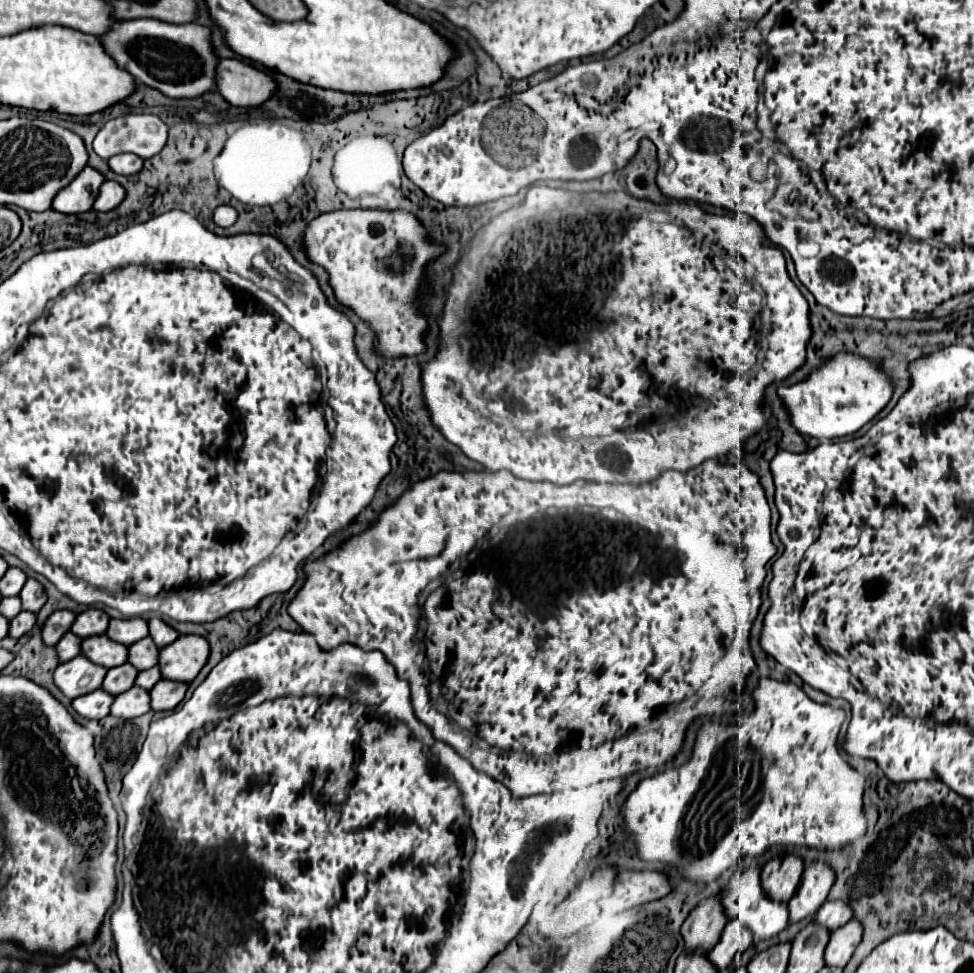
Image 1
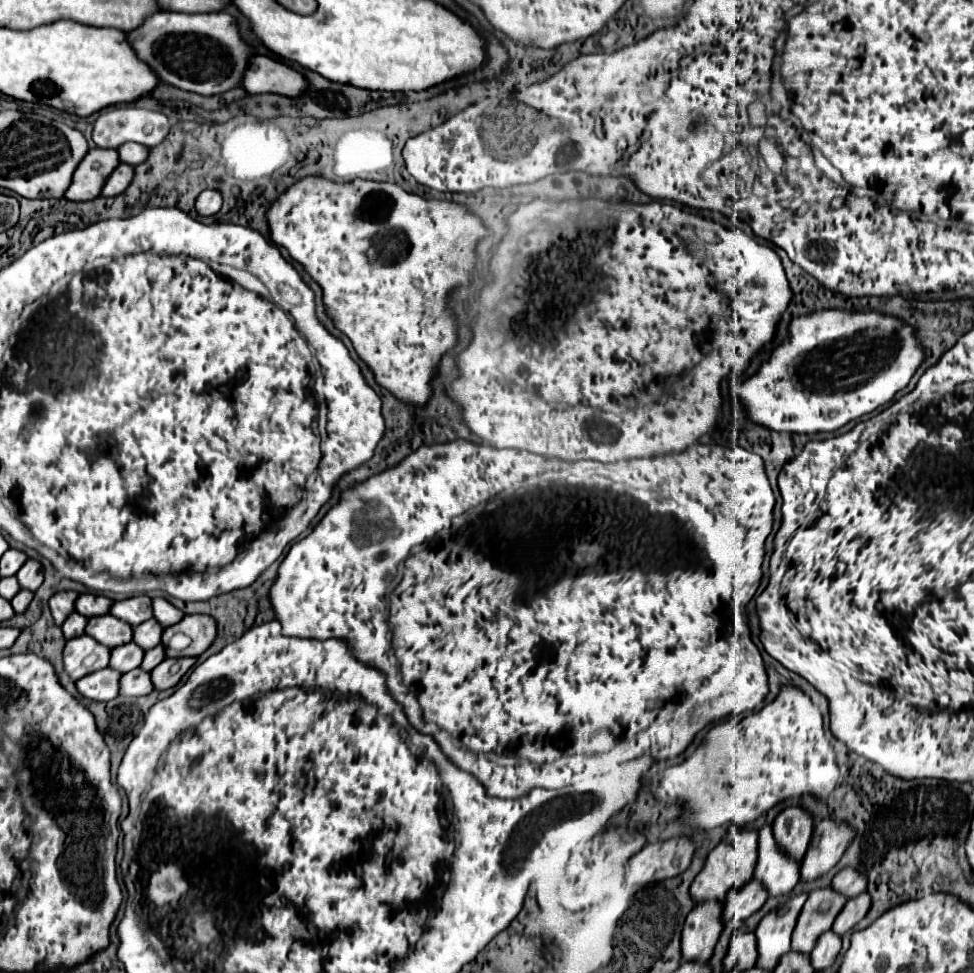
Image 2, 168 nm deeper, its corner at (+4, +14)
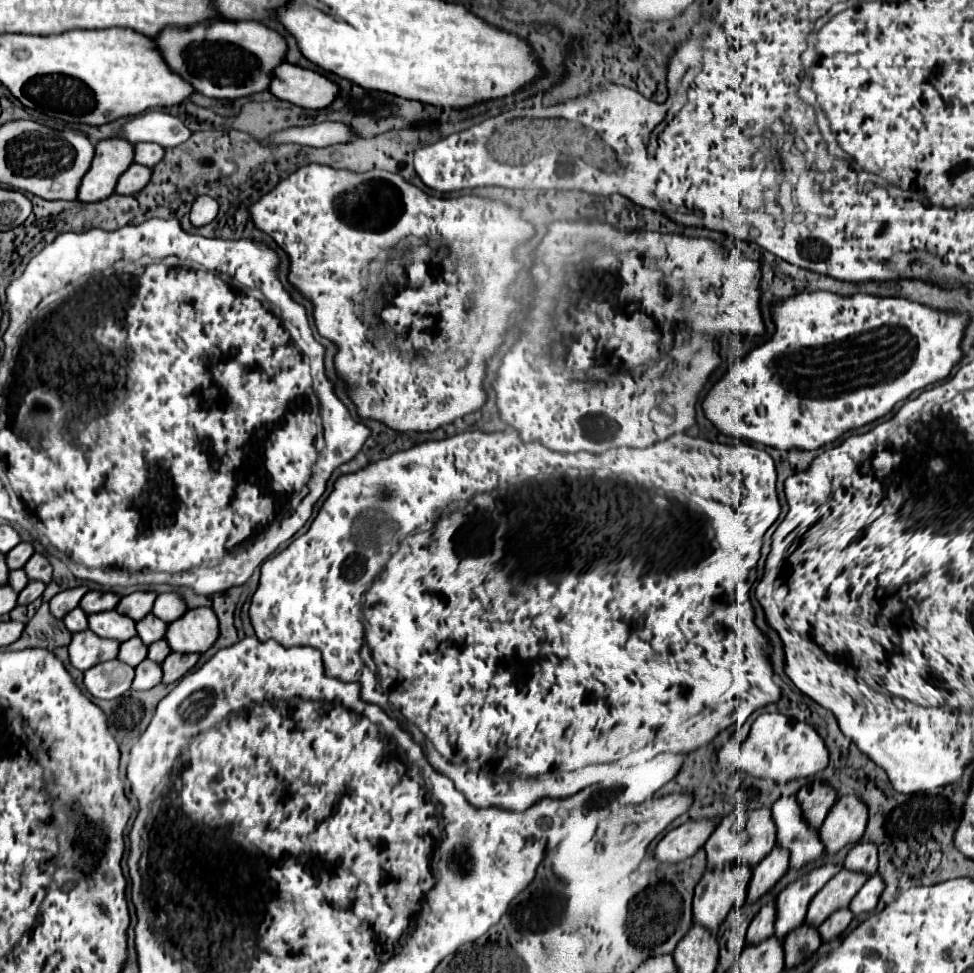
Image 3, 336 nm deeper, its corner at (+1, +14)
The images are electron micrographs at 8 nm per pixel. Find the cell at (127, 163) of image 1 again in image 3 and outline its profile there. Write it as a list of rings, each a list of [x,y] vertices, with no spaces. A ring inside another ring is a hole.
[[[136,143],[134,149],[136,149],[134,161],[140,163],[140,165],[146,165],[146,167],[158,165],[164,157],[162,145],[156,145],[156,143]]]

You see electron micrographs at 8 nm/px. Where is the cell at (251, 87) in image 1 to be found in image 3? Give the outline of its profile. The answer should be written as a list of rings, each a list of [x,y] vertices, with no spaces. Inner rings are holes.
[[[282,63],[276,69],[270,91],[278,99],[290,101],[298,107],[324,109],[332,105],[340,89],[336,83],[332,83],[328,77],[316,71],[302,69],[290,63]]]

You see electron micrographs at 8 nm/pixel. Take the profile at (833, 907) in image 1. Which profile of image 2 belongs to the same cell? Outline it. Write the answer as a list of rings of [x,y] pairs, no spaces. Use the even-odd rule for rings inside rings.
[[[843,869],[841,873],[835,875],[831,887],[833,887],[833,891],[841,893],[843,897],[853,899],[853,897],[857,897],[861,891],[867,889],[867,881],[865,881],[865,877],[859,875],[857,871],[853,871],[853,869]]]

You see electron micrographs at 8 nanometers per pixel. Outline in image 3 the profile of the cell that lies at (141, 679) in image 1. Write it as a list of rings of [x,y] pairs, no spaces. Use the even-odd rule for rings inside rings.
[[[160,639],[148,647],[148,659],[156,661],[156,663],[162,663],[168,657],[168,653],[170,653],[170,647],[168,647],[166,639]]]

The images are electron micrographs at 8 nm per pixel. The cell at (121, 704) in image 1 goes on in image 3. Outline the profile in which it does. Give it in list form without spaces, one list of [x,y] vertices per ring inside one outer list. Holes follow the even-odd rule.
[[[144,659],[144,661],[136,667],[136,677],[134,677],[132,689],[146,691],[146,689],[156,687],[160,681],[162,681],[162,669],[160,669],[160,665],[154,663],[154,661]]]

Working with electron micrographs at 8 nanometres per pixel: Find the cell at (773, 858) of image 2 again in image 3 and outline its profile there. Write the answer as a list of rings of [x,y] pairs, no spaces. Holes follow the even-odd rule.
[[[794,795],[780,797],[772,805],[772,817],[778,827],[776,845],[786,847],[792,853],[790,857],[792,869],[800,869],[822,855],[824,845],[820,841],[818,829],[804,819],[802,809]]]

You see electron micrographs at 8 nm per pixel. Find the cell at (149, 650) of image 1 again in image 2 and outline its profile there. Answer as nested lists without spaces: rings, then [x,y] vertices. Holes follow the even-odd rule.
[[[149,619],[149,621],[145,621],[133,629],[133,641],[143,651],[147,651],[147,649],[157,647],[157,643],[161,643],[161,633],[163,633],[163,627],[157,625],[155,619]]]

